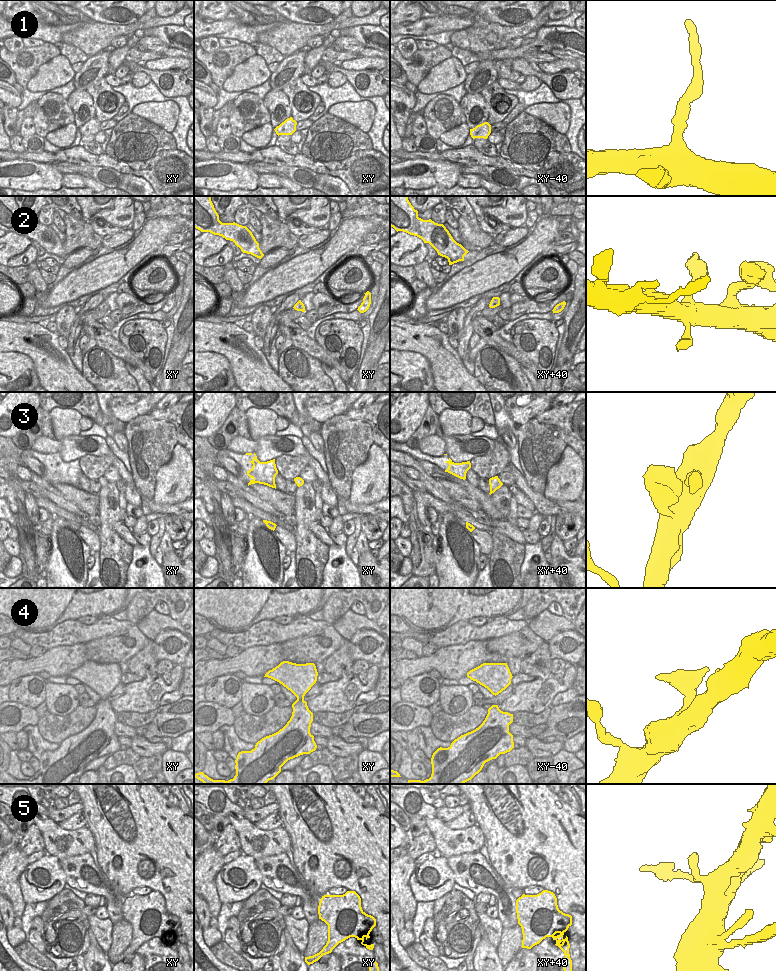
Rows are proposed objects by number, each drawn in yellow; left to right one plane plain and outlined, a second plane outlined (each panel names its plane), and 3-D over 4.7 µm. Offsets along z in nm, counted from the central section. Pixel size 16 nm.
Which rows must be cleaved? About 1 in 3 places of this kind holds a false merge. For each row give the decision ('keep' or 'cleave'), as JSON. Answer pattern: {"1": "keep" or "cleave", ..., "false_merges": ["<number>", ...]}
{"1": "cleave", "2": "keep", "3": "keep", "4": "keep", "5": "keep", "false_merges": ["1"]}

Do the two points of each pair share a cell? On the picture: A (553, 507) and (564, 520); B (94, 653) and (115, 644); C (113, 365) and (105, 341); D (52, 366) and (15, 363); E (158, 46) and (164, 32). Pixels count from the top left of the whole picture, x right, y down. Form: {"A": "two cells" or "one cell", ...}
{"A": "two cells", "B": "one cell", "C": "two cells", "D": "two cells", "E": "two cells"}

